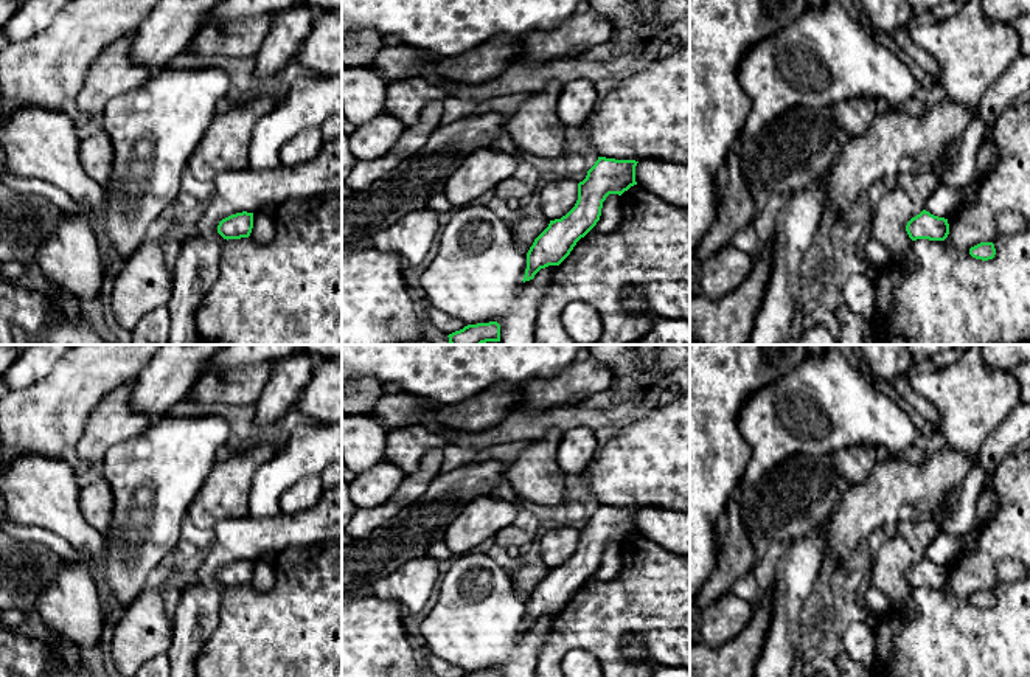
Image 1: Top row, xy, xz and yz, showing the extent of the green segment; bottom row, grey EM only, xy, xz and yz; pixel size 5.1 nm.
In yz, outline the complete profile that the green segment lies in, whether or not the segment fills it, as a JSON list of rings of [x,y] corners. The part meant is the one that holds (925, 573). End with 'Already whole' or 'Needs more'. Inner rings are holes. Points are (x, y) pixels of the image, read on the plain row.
[[[923,557],[907,570],[906,579],[912,588],[945,588],[949,582],[949,571],[948,567],[934,564]]]. Already whole

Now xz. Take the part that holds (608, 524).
[[[598,505],[578,531],[578,548],[561,567],[550,568],[548,575],[534,587],[527,601],[524,630],[548,613],[559,613],[600,568],[603,550],[609,542],[621,543],[635,529],[635,508]]]. Already whole

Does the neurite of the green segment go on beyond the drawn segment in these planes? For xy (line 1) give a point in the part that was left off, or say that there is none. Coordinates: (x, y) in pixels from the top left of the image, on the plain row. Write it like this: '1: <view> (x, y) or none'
1: none

